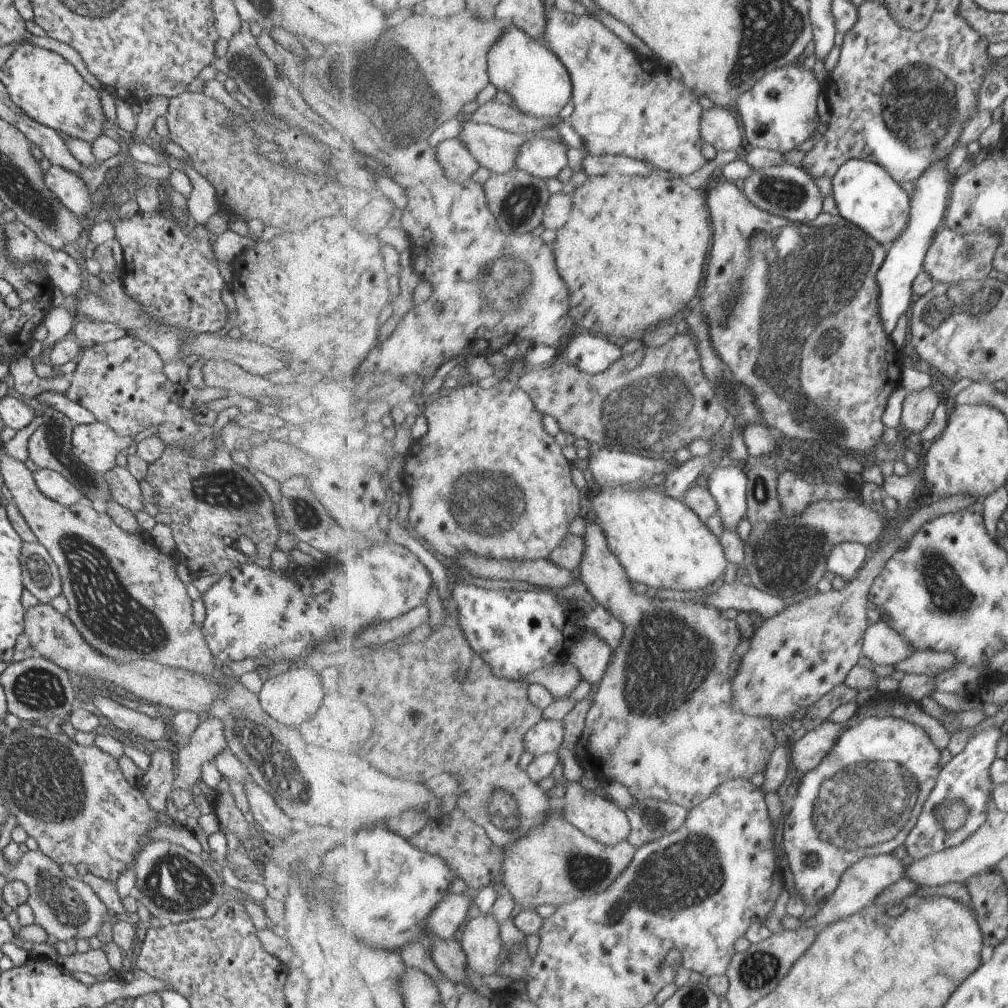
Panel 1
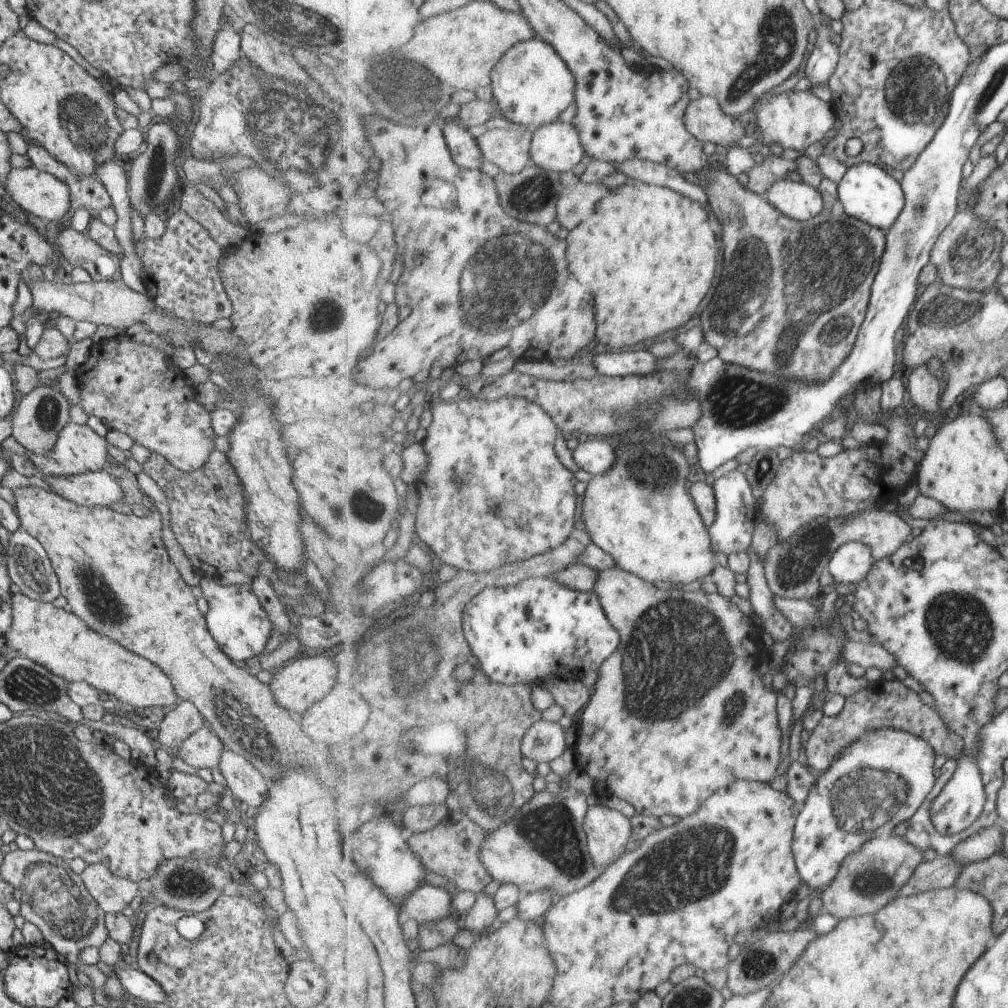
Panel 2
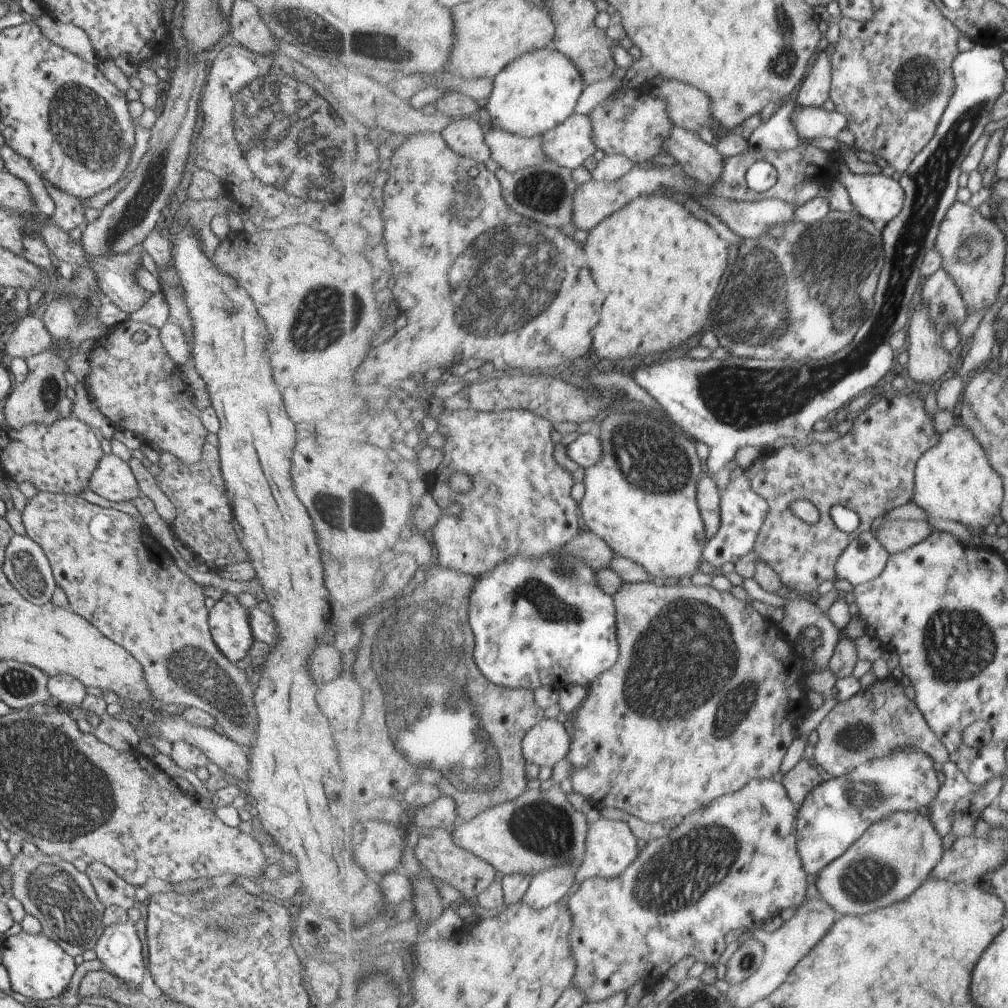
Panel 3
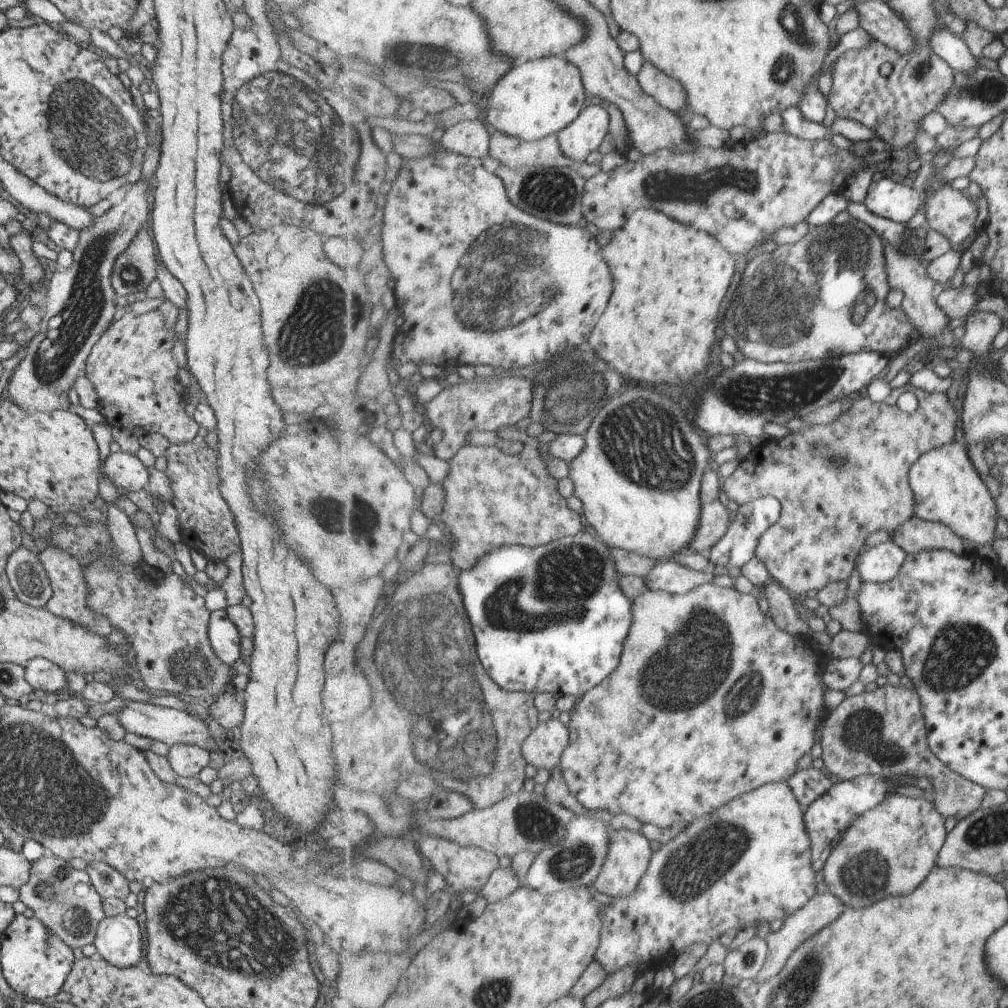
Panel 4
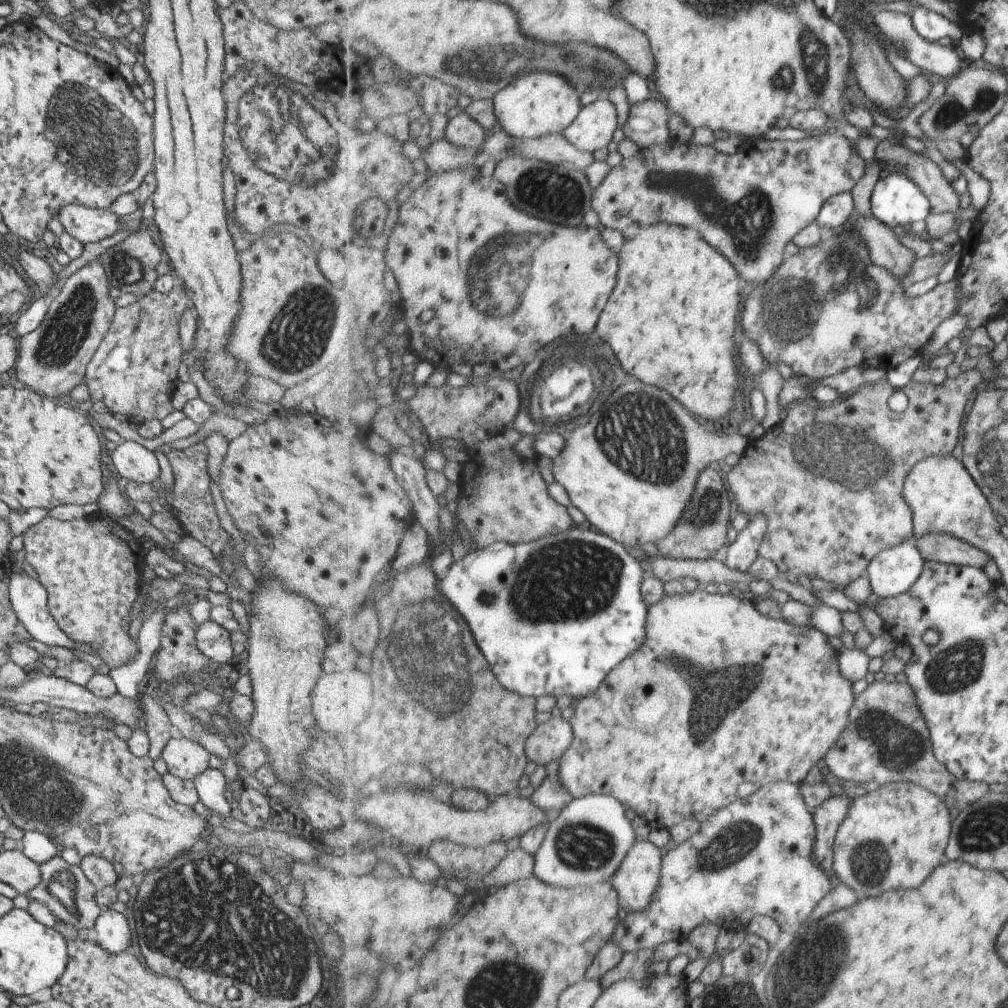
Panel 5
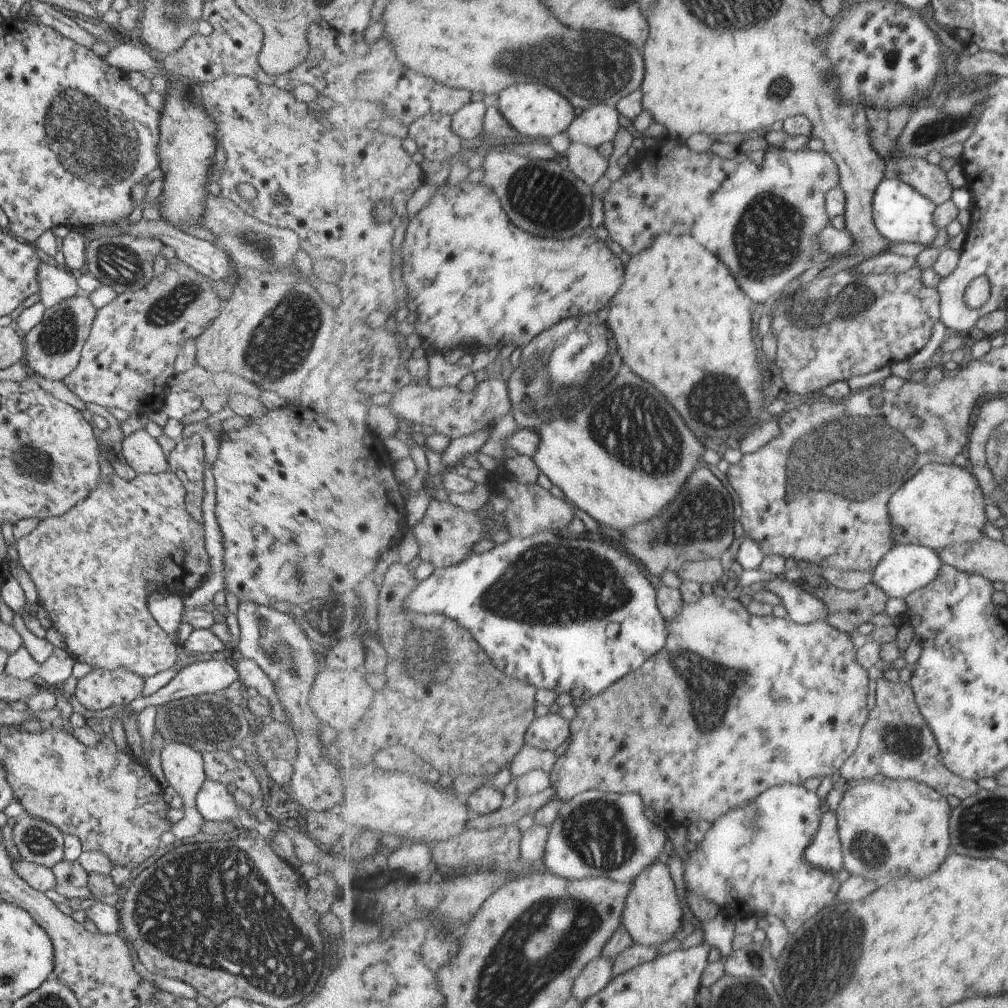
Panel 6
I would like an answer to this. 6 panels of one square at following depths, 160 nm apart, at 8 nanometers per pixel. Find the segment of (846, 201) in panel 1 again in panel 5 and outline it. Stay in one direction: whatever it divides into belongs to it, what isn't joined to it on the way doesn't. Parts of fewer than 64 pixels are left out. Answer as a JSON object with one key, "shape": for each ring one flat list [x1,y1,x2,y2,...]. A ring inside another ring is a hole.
{"shape":[[891,172,878,180,871,195,872,215,888,227,901,226,905,230,919,220,926,220,932,212,930,198,919,188,919,185,907,174]]}

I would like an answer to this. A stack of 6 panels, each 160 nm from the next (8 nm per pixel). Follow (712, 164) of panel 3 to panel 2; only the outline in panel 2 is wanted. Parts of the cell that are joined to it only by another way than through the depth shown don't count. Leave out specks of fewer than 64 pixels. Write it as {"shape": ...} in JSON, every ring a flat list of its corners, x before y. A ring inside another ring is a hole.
{"shape":[[715,158,714,162,709,161,705,171,698,175,702,179,704,179,703,176,709,178,706,192,710,208,716,214,716,220,720,222,724,256,723,270,720,274,720,278,723,276,723,282,718,282,719,290,715,290,715,294,711,294,710,301,707,302,706,308,701,313,705,341,717,350,717,356,725,362,762,373,782,376,784,379,803,376,803,378,807,378,809,383,815,385,821,380,825,383,839,370,840,366,843,366,844,362,847,362,847,357,852,353,852,350,855,350,856,342,859,340,859,331,863,328,863,323,867,320,867,313,870,309,872,286,879,272,883,255,886,253,887,232,848,215,838,201,830,212,825,210,810,221,796,221,795,218,783,214,782,210,776,209,767,198,743,186,741,178,732,175,727,170,718,170,723,162,721,158]]}

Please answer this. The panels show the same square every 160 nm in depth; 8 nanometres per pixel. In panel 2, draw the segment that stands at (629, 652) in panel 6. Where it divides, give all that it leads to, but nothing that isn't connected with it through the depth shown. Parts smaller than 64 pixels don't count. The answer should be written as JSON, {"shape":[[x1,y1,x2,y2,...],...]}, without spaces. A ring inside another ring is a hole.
{"shape":[[533,577,520,582,515,581,507,587,483,589,467,604,462,618,462,625,468,643,471,645,472,653,480,660,484,673,492,681,506,685,529,683,534,686,539,682,543,682,547,677,566,679,582,678,587,671,601,670,603,664,617,652,622,644,622,635,611,624,610,618,606,615,601,599,596,592,576,591,575,589,563,586,562,583,552,577]]}

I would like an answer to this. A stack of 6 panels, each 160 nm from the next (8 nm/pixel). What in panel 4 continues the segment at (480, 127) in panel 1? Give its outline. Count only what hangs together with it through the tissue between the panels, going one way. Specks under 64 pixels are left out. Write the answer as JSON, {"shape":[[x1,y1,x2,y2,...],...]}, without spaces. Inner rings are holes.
{"shape":[[493,129,489,135,489,154,487,155,512,169,573,166,573,161,562,153,558,133,536,141,522,141]]}

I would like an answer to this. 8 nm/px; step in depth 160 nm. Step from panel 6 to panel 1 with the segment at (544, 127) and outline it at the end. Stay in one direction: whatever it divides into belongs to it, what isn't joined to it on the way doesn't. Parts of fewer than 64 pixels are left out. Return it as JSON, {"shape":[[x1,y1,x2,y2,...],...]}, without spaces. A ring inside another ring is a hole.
{"shape":[[515,25,505,26,507,32,501,36,493,49,490,50,490,82,497,90,508,92,513,98,513,104,519,107,524,113,532,117,557,117,557,114,571,102,574,96,574,80,570,71,563,64,562,59,558,57,543,41,531,38,525,31]]}

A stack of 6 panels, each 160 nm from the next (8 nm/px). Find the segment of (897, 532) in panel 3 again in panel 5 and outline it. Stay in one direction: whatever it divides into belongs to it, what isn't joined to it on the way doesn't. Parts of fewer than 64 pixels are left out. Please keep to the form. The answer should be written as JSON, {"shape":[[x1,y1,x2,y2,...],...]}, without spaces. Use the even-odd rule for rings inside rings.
{"shape":[[929,533,914,541,927,561,983,568,992,559,979,547,947,533]]}

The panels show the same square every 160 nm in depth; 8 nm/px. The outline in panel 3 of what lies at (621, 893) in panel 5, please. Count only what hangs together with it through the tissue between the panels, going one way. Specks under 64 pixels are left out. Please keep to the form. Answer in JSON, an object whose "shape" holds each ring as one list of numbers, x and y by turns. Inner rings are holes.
{"shape":[[600,817,590,824,587,839,587,854,584,856,577,874,577,881,583,882,589,877,615,878,625,872,639,856,637,837,629,824,619,820]]}

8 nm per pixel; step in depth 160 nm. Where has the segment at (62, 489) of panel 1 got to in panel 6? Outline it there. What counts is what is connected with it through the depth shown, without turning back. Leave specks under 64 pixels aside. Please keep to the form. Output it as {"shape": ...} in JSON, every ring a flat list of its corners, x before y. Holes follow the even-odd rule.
{"shape":[[139,429,122,440,121,456,134,474,159,474,169,470,166,452,161,450,156,439]]}

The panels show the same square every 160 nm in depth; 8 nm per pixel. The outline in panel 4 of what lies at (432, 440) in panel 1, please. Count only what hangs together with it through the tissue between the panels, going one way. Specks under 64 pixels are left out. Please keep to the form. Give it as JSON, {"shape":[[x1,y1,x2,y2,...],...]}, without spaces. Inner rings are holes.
{"shape":[[515,426,503,427,503,430,497,431,497,436,499,438,503,438,507,440,507,442,511,442,511,448,513,446,517,446,517,448,521,448,523,446,522,451,518,454,515,452,505,452,499,448,499,446,488,446,488,445,479,445,474,446,473,444,463,445,459,452,448,462,448,466,450,467,448,473,446,474,443,482,441,483,444,486,446,501,444,502,444,509,442,510,442,515,440,516,441,522,443,522,442,526,449,528,450,536,452,537,452,545,449,550,449,558,451,560,451,564,455,565,459,570,469,571,472,569,486,554,501,548,502,546,513,546,513,545,523,545,524,547,535,548,540,547,546,544,549,544,551,541,559,540,563,537,570,537,576,534,579,534,583,530,583,522,581,522,581,516,574,512,567,506,567,498,559,492,559,479,555,478,555,476,551,476,547,471,547,462,543,459,543,454,541,454,541,450,539,450,539,446,541,446,541,442,539,442,539,438,531,437,527,434,526,429,519,429]]}

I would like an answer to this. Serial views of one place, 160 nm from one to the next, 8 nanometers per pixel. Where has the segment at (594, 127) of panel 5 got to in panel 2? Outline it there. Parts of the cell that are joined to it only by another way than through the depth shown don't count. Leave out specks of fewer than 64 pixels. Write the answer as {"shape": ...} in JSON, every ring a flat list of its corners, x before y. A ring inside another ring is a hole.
{"shape":[[573,121,549,123,533,133,531,162,546,171,569,172,585,158,582,136]]}

